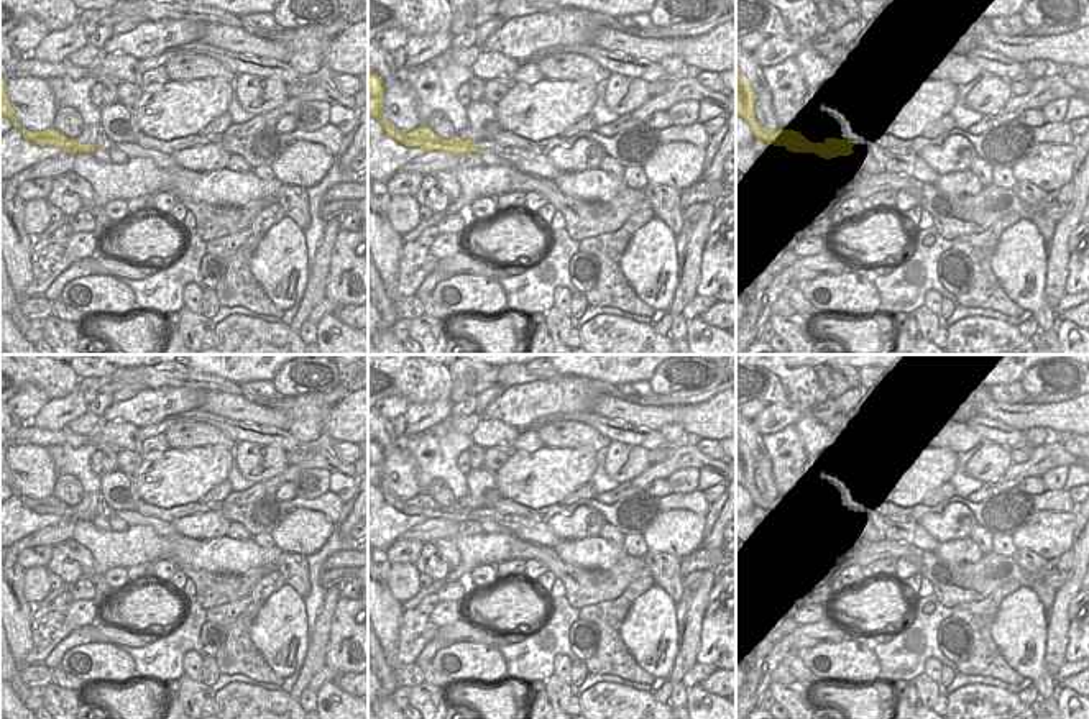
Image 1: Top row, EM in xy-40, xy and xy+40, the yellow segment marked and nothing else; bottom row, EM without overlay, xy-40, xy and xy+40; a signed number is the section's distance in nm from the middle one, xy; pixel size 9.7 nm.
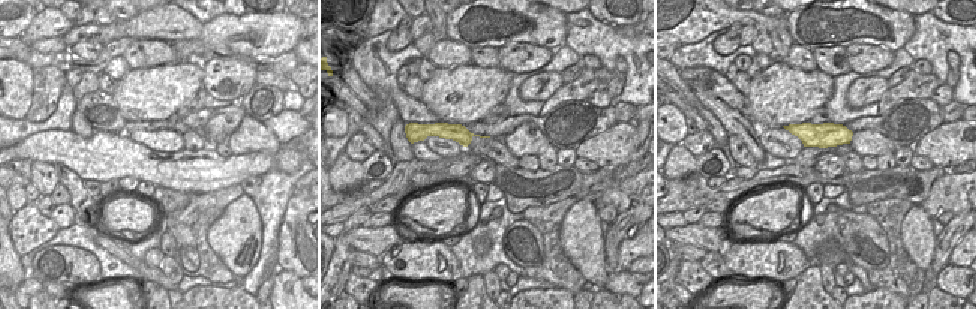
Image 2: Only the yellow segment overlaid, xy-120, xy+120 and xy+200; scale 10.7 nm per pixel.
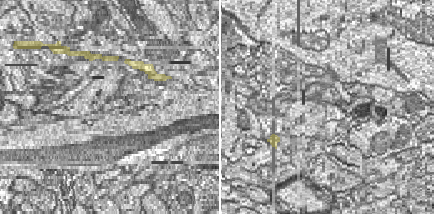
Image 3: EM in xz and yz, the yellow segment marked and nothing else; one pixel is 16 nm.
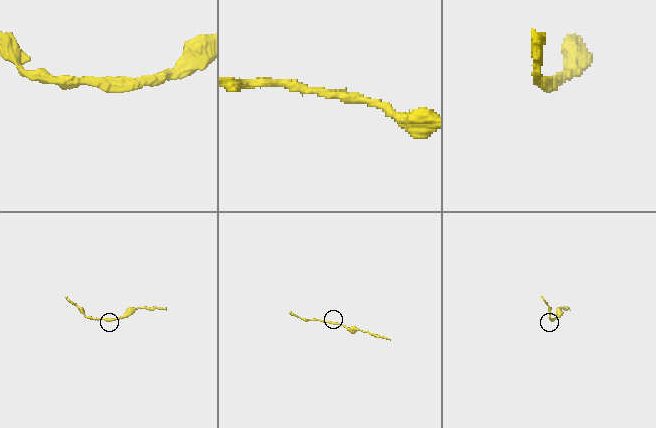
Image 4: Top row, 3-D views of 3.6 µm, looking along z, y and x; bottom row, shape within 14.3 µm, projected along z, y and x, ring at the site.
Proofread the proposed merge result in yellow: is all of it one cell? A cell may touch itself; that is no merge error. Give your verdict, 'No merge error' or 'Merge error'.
Merge error

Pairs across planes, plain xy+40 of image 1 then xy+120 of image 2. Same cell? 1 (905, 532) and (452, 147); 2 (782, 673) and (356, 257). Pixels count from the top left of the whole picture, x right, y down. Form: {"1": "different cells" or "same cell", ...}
{"1": "different cells", "2": "different cells"}

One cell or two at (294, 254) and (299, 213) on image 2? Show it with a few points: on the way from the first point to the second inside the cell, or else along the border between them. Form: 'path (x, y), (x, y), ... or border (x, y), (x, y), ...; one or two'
path (296, 243), (296, 224); one

